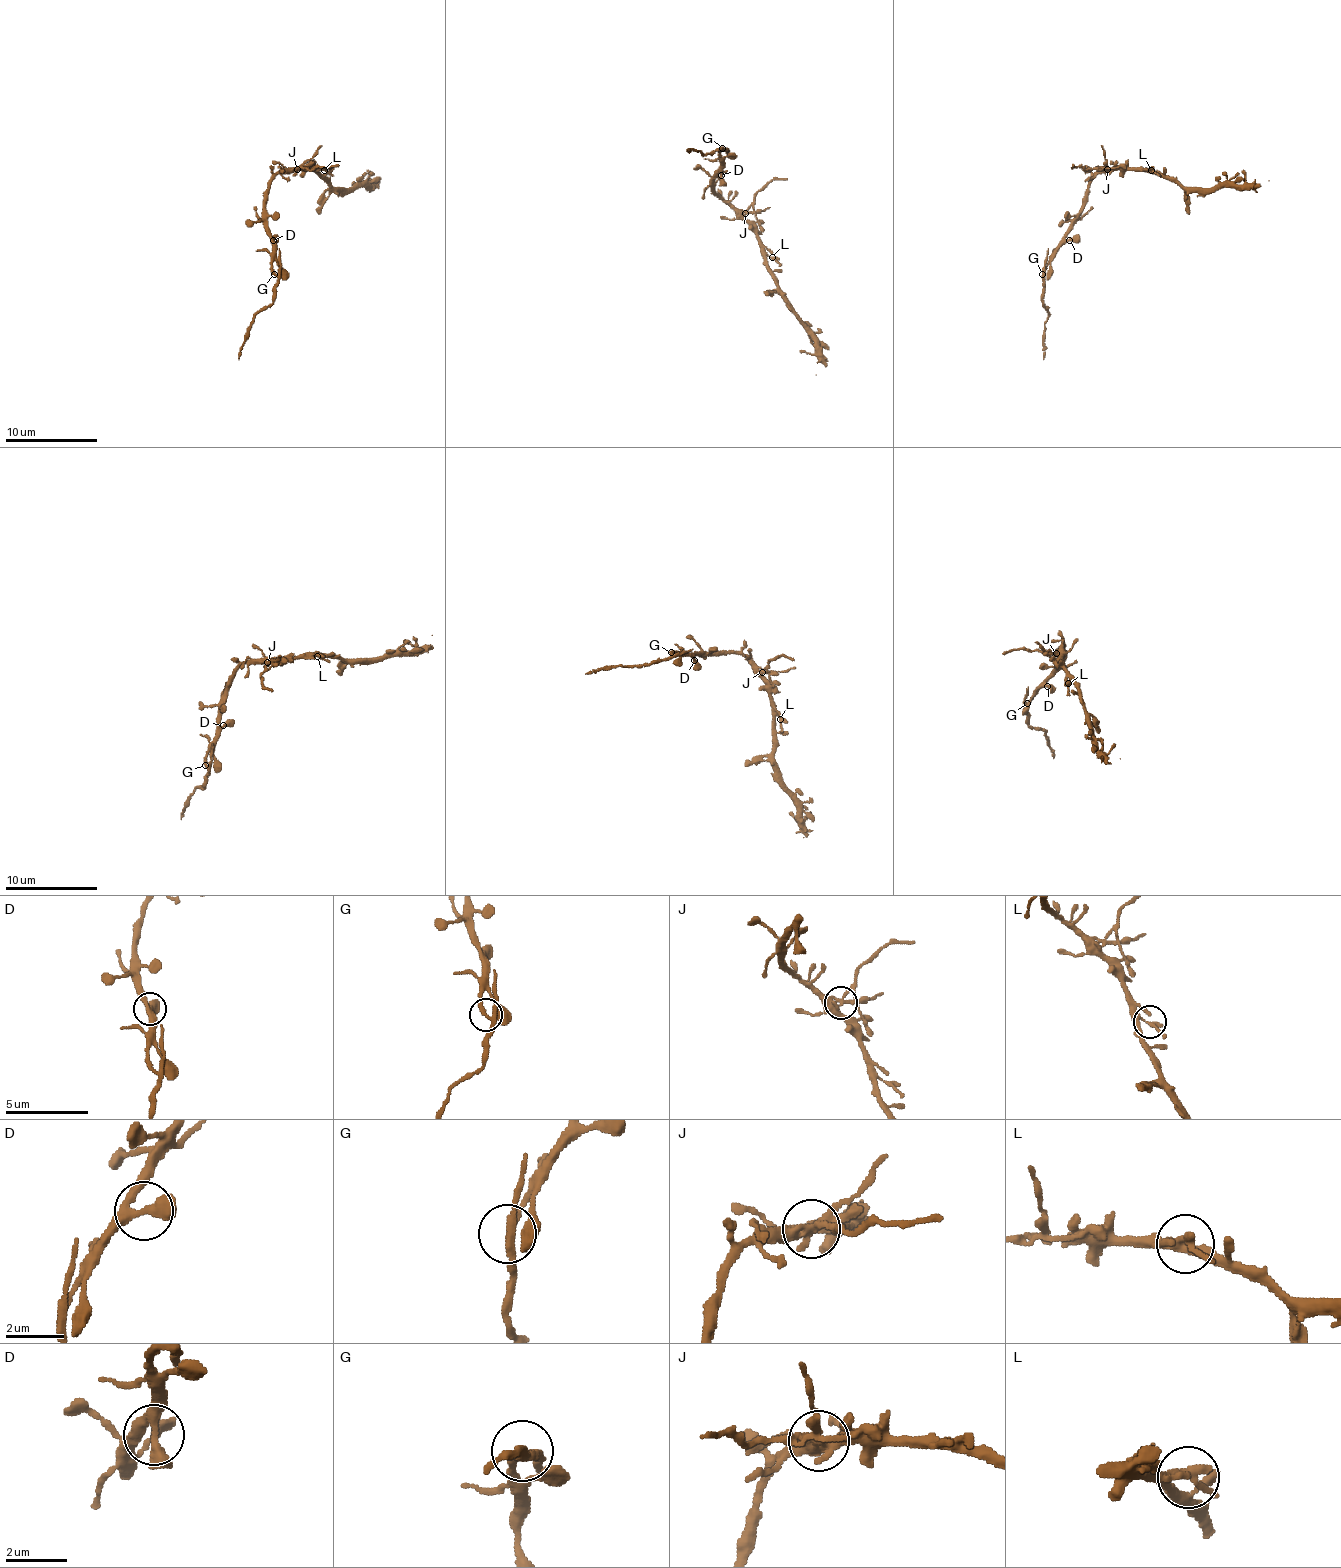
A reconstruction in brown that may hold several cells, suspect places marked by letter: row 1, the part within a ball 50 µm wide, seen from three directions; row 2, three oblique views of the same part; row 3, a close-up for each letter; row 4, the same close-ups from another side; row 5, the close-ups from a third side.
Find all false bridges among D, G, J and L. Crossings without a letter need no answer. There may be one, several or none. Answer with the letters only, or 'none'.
G, J

